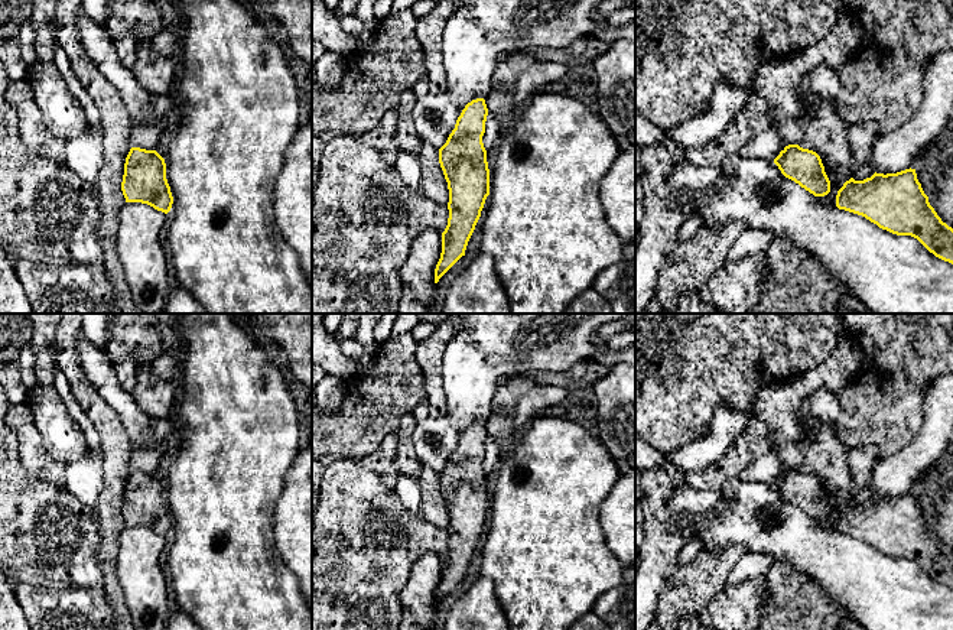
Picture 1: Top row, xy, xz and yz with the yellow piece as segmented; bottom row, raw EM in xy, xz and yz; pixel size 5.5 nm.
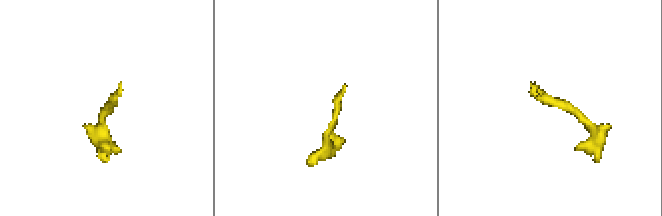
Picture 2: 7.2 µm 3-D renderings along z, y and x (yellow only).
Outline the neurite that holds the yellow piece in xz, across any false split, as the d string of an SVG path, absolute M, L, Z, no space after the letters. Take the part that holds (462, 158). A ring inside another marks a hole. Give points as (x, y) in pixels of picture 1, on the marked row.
M484 98L472 100L456 120L439 163L449 189L449 218L442 233L442 253L435 283L462 257L489 195L489 169L482 143L488 108Z

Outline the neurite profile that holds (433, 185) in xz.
M422 143L419 150L422 166L420 191L439 205L448 207L449 189L439 163L439 149L429 143Z

